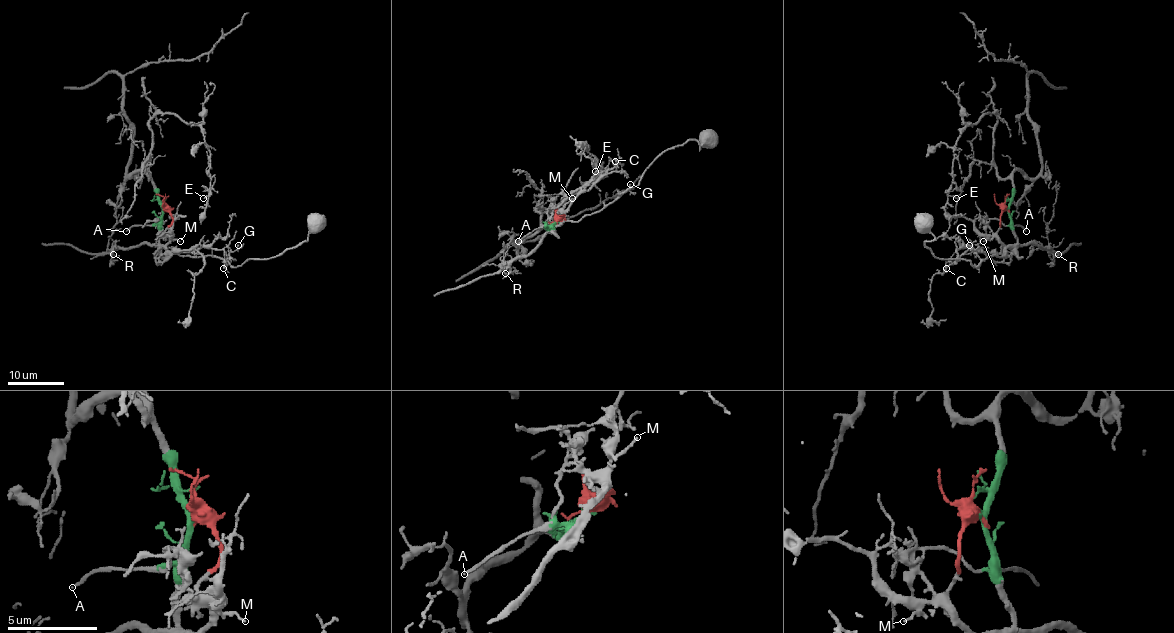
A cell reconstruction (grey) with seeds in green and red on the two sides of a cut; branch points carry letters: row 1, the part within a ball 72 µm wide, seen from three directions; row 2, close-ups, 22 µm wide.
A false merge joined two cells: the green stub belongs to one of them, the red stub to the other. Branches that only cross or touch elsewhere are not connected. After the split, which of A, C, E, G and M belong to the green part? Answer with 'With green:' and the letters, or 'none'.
With green: A, E

